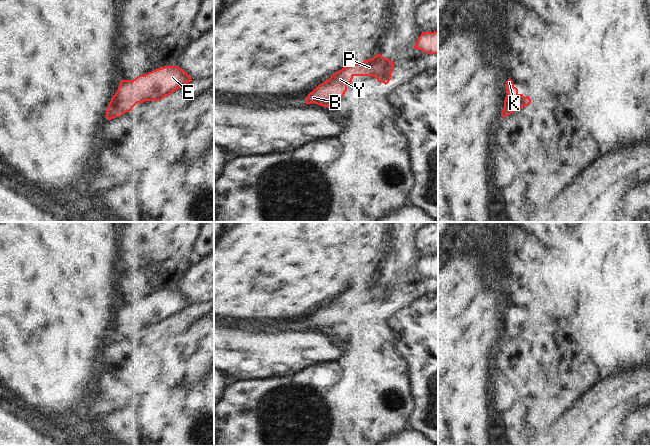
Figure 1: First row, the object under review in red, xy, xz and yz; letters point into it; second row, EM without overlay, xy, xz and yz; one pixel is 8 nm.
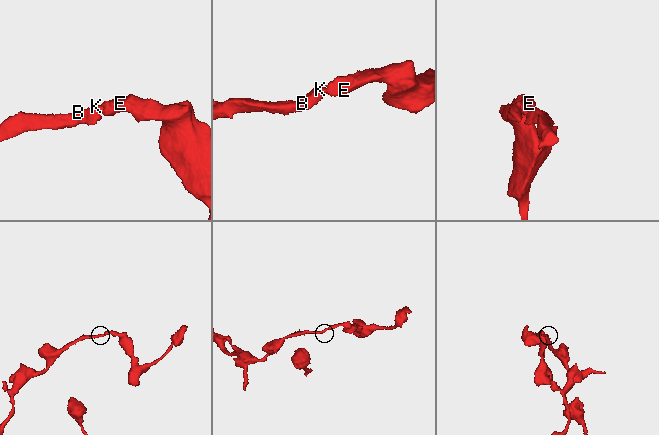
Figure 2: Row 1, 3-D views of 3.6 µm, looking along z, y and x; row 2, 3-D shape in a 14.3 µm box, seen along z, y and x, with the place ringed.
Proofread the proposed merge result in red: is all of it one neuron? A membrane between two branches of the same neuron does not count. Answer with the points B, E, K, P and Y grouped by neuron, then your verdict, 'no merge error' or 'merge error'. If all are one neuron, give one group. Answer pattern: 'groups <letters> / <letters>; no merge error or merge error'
groups B E K P Y; no merge error

